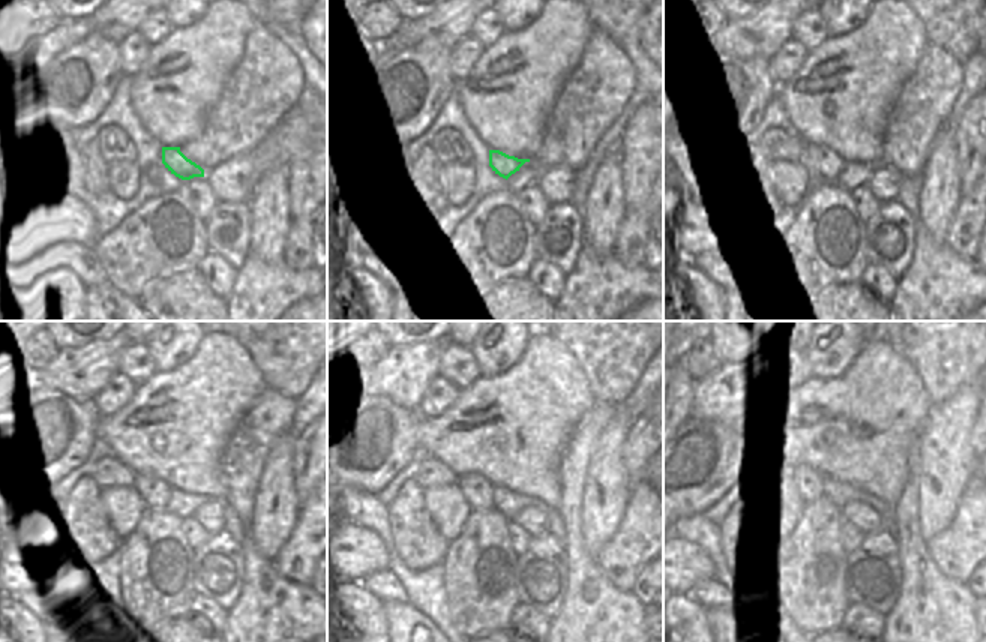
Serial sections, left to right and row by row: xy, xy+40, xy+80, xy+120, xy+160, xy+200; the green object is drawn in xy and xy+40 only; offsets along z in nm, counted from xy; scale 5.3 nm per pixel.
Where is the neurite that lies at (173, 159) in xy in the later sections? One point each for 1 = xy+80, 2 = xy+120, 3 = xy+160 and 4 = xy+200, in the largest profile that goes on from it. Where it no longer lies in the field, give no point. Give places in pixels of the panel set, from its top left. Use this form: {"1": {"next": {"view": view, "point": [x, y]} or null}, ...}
{"1": {"next": {"view": "xy+80", "point": [817, 158]}}, "2": {"next": {"view": "xy+120", "point": [155, 494]}}, "3": {"next": {"view": "xy+160", "point": [479, 492]}}, "4": {"next": {"view": "xy+200", "point": [811, 483]}}}

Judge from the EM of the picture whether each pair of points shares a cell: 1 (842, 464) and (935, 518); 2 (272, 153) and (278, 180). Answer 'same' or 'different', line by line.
1: different
2: different

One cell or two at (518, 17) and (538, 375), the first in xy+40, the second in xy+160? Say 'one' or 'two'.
two

